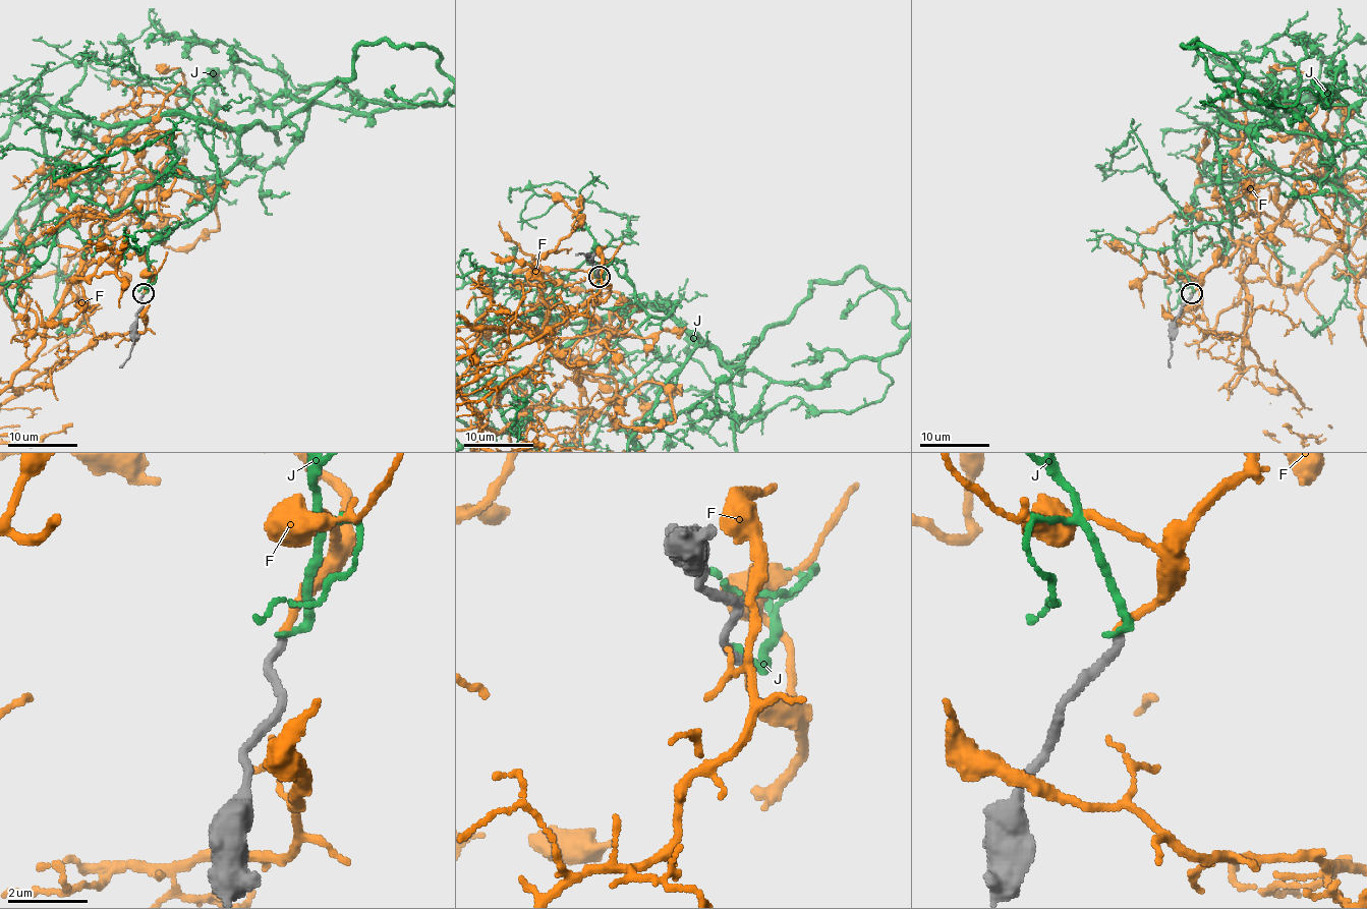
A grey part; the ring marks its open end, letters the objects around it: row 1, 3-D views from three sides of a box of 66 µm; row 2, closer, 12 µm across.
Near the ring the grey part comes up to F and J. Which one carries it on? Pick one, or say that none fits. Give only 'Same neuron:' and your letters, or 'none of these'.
Same neuron: F

